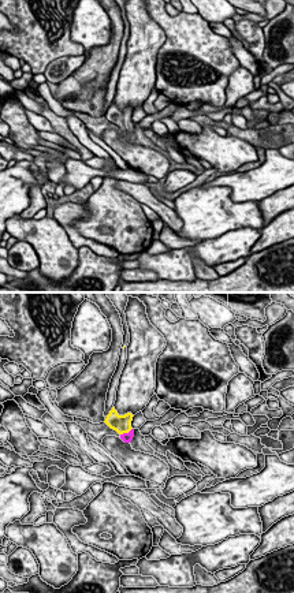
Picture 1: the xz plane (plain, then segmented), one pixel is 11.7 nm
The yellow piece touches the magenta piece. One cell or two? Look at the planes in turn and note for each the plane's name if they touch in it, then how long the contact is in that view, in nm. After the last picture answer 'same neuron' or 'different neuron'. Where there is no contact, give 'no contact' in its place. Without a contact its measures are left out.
xz | 170 nm

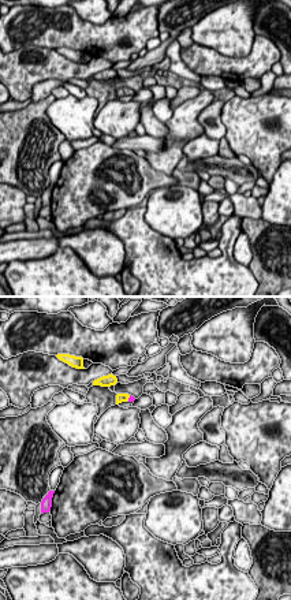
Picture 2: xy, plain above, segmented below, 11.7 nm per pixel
xy | 70 nm

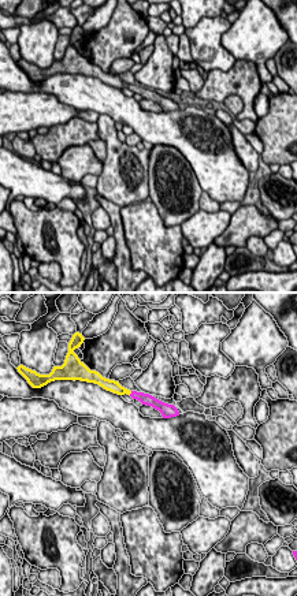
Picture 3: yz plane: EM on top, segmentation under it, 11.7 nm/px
yz | 60 nm

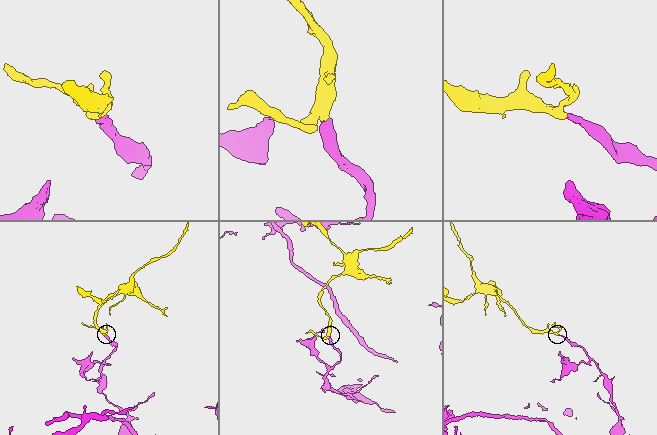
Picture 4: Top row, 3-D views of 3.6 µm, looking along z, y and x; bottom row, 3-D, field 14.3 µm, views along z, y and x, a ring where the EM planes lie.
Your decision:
same neuron

